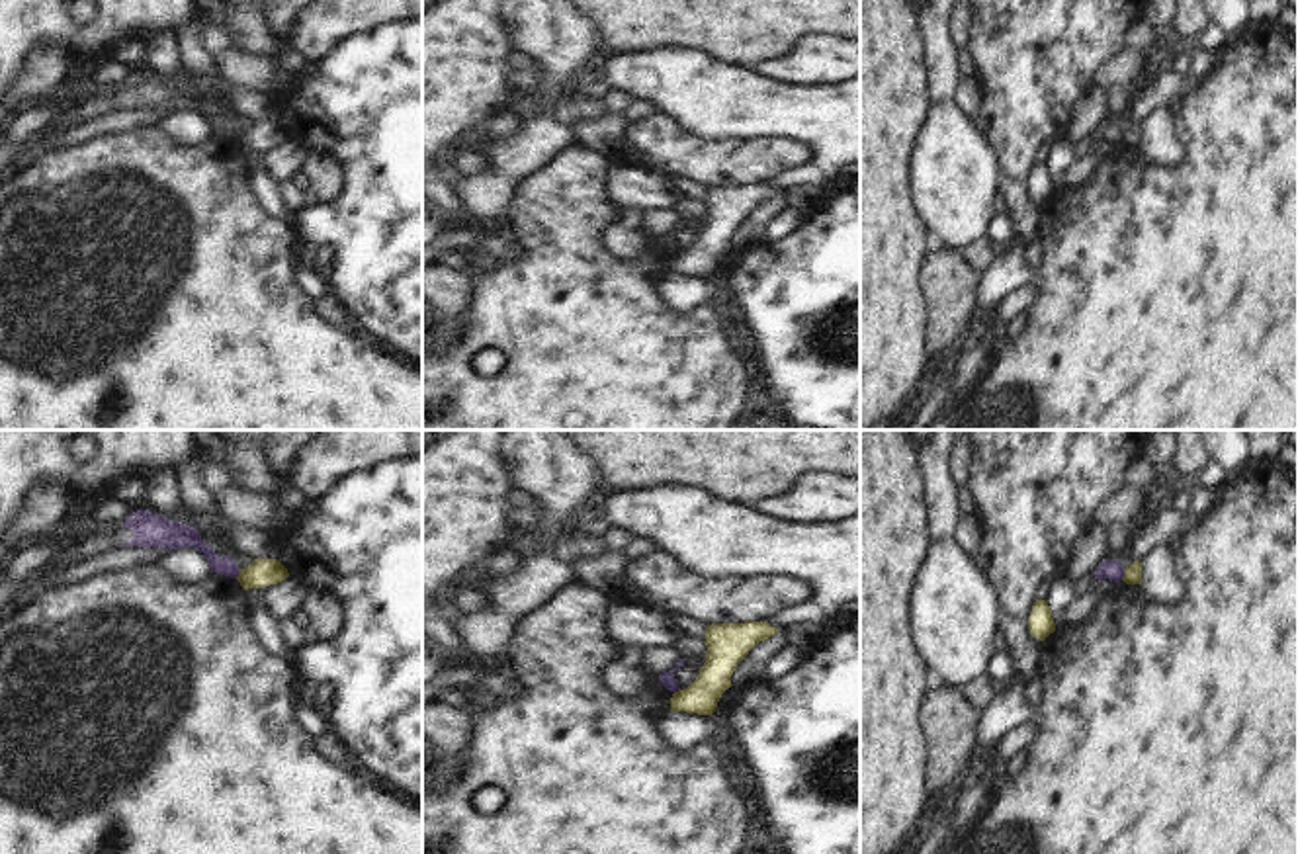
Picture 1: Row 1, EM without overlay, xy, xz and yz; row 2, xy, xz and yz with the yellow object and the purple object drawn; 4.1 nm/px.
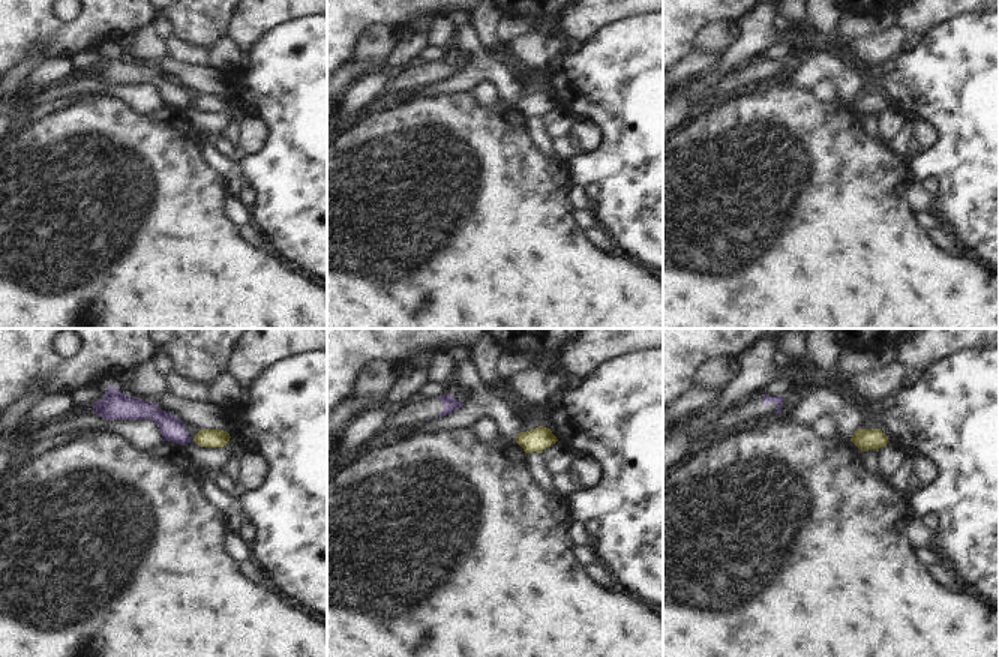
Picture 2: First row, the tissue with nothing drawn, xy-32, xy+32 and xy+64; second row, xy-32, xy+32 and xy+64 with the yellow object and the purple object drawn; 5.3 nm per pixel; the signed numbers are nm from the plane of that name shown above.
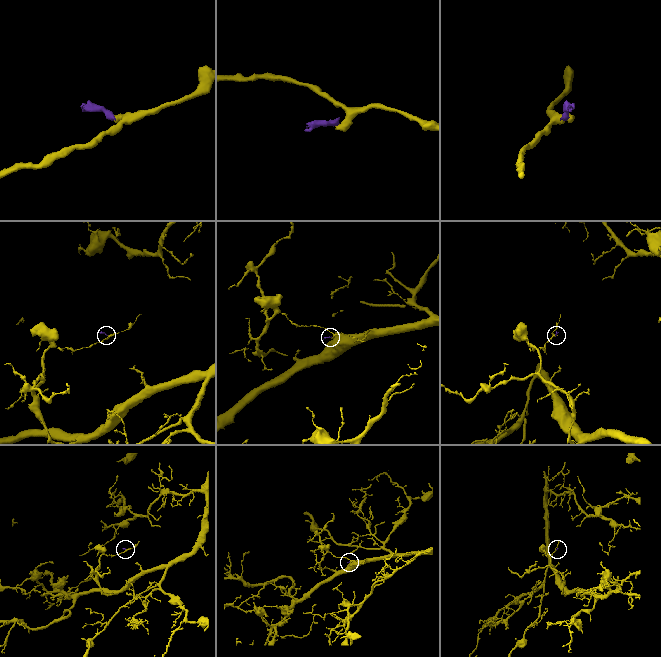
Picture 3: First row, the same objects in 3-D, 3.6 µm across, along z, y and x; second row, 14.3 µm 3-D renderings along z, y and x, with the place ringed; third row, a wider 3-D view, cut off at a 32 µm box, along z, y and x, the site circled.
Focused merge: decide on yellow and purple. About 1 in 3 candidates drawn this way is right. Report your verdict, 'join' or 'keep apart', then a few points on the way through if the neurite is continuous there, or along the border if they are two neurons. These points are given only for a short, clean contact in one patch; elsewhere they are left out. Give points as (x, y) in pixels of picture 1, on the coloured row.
keep apart; border yz (1124, 569), (1121, 579)

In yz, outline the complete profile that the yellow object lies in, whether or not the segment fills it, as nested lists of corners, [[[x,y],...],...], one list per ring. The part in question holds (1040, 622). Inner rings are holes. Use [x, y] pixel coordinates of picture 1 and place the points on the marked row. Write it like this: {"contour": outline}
{"contour": [[[1048,600],[1034,602],[1032,612],[1028,616],[1028,629],[1030,635],[1040,641],[1044,641],[1050,633],[1056,631],[1056,623]]]}

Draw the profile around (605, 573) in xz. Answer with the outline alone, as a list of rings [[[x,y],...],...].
[[[604,551],[594,557],[573,557],[567,561],[567,567],[577,582],[606,596],[618,594],[626,576],[624,551]]]

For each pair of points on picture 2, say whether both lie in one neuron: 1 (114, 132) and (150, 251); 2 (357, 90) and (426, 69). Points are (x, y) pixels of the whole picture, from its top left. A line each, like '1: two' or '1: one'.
1: one
2: two

